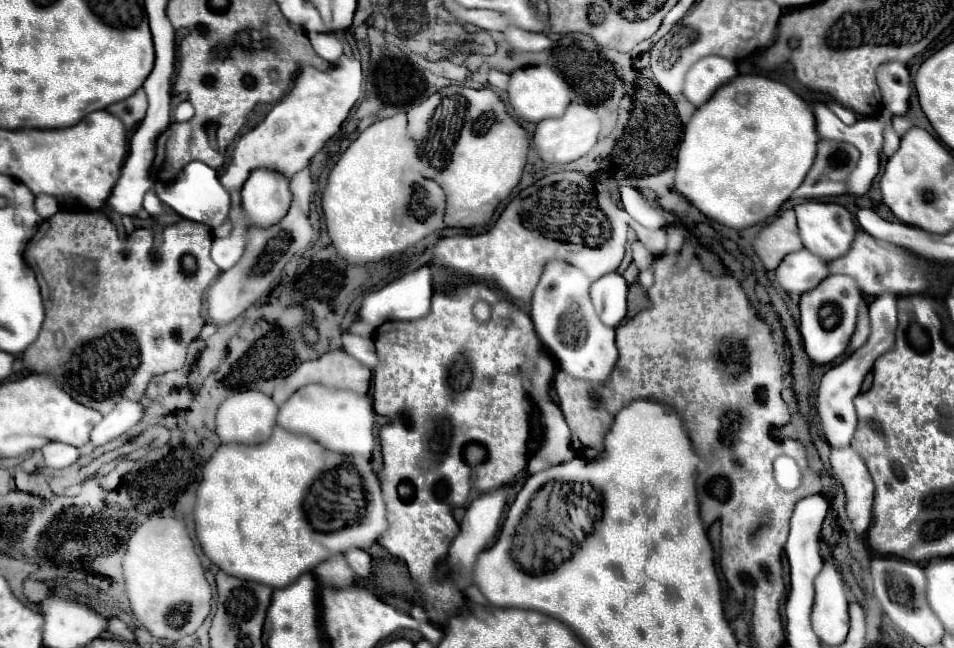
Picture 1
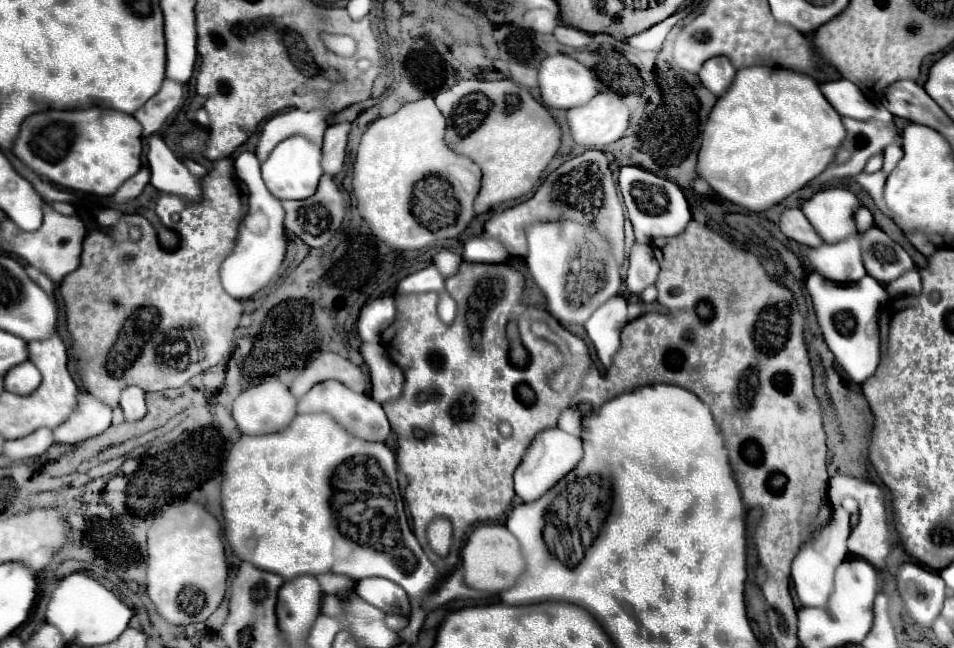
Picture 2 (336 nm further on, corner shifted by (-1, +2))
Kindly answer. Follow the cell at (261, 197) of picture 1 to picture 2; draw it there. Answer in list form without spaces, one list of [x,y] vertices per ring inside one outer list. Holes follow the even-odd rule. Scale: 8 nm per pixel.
[[[290,137],[284,139],[274,147],[274,151],[268,155],[268,159],[262,163],[262,179],[268,187],[268,191],[276,199],[306,199],[314,195],[318,187],[318,179],[322,177],[322,167],[320,167],[320,145],[310,143],[306,137]]]

